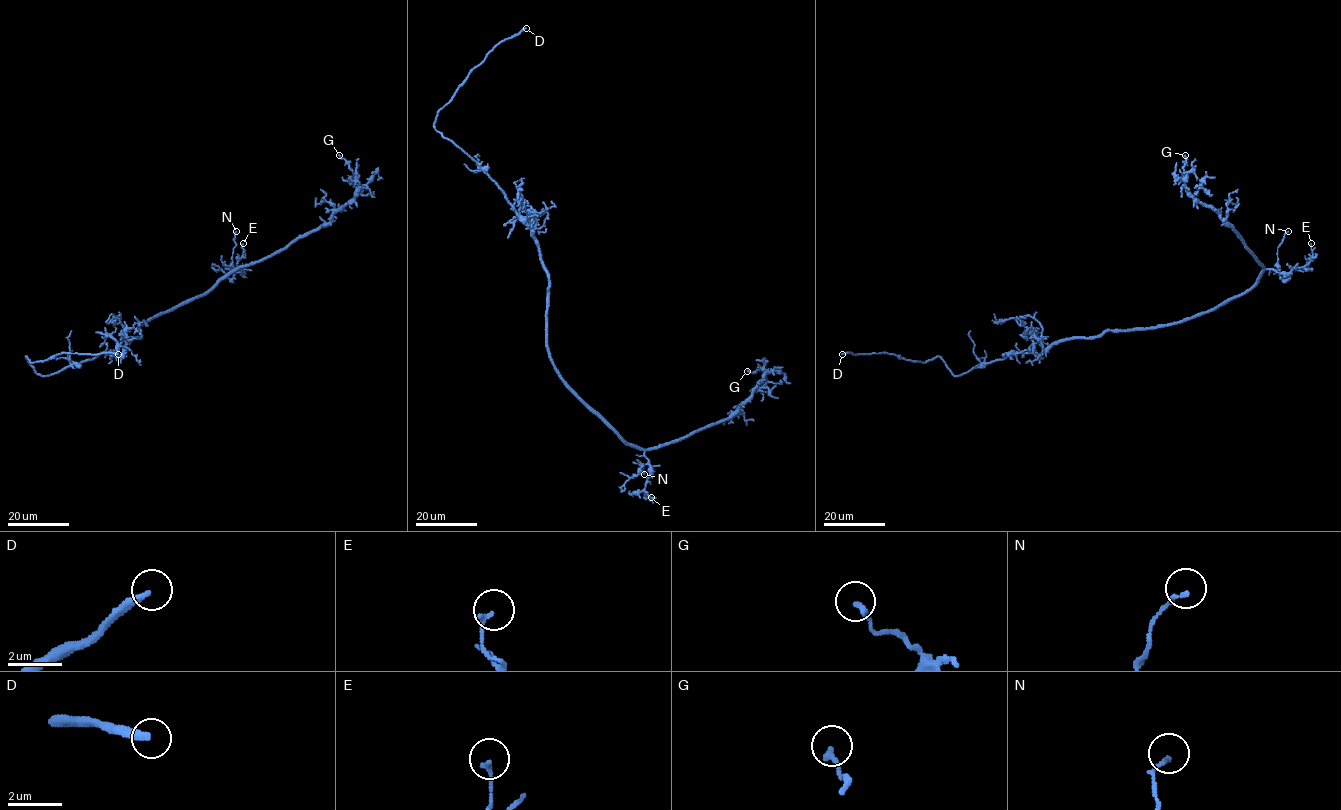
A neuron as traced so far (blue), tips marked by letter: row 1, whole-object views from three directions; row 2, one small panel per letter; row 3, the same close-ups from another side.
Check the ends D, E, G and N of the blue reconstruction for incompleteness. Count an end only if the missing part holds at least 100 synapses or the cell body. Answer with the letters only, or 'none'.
D

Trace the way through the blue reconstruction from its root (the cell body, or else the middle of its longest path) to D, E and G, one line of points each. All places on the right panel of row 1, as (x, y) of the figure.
D: (1137, 328), (1058, 341), (1038, 355), (1017, 352), (959, 376), (939, 356), (923, 363), (884, 353), (842, 354)
E: (1137, 328), (1168, 326), (1208, 312), (1244, 294), (1265, 269), (1289, 272), (1305, 266), (1312, 256), (1311, 243)
G: (1137, 328), (1168, 326), (1208, 312), (1244, 294), (1263, 270), (1233, 229), (1185, 186), (1185, 155)

